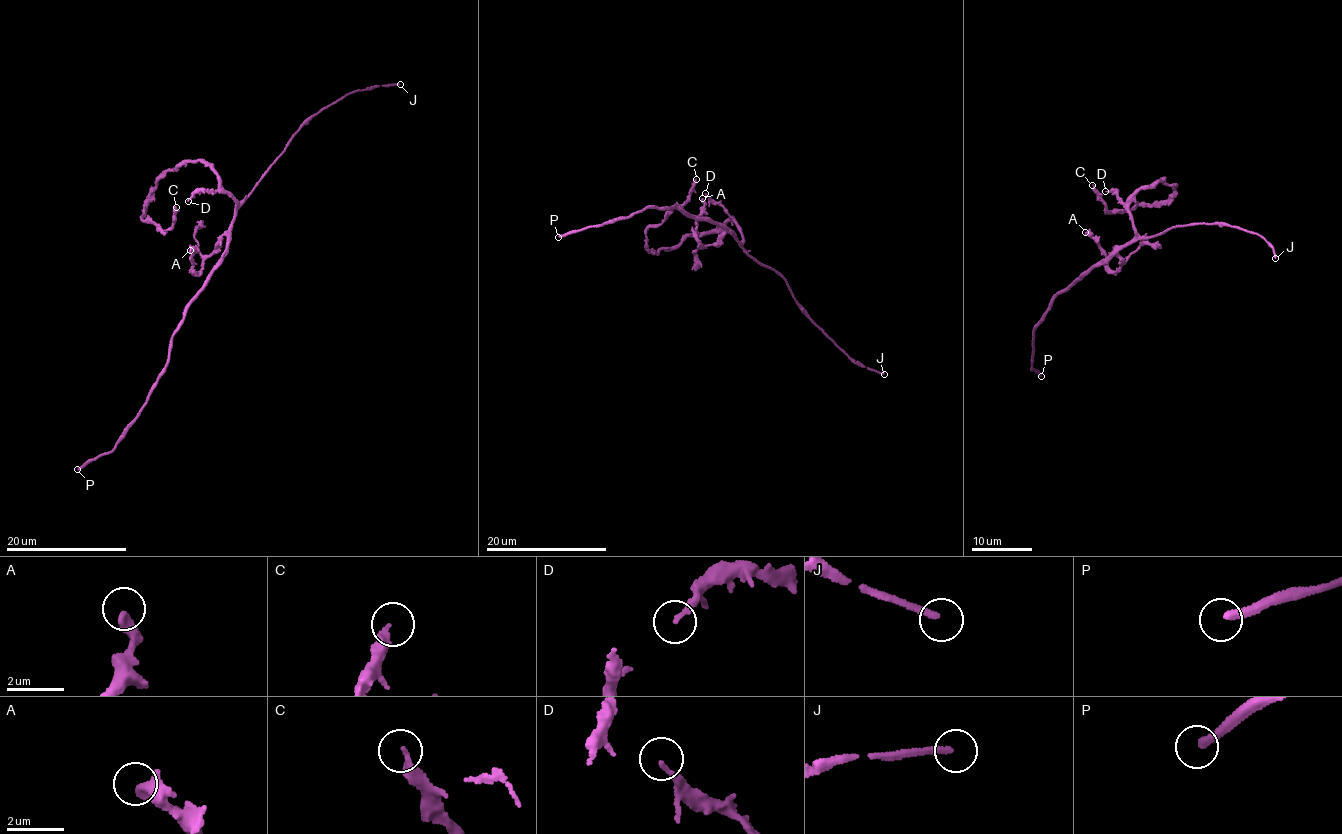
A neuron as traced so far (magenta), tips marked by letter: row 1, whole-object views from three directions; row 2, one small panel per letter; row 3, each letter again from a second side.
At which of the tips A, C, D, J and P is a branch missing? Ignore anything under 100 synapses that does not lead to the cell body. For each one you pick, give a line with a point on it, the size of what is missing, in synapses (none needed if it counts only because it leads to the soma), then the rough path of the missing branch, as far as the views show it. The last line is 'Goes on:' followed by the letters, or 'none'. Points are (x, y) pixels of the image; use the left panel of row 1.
J: place (400, 84); 110 synapses
Goes on: J

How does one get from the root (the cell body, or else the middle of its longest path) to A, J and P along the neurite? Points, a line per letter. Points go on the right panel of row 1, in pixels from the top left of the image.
A: (1115, 254), (1116, 247), (1115, 255), (1121, 265), (1111, 270), (1106, 252), (1085, 232)
J: (1115, 254), (1136, 240), (1154, 237), (1173, 228), (1217, 223), (1255, 234), (1273, 249), (1275, 258)
P: (1115, 254), (1057, 294), (1043, 321), (1034, 330), (1031, 368), (1041, 376)

